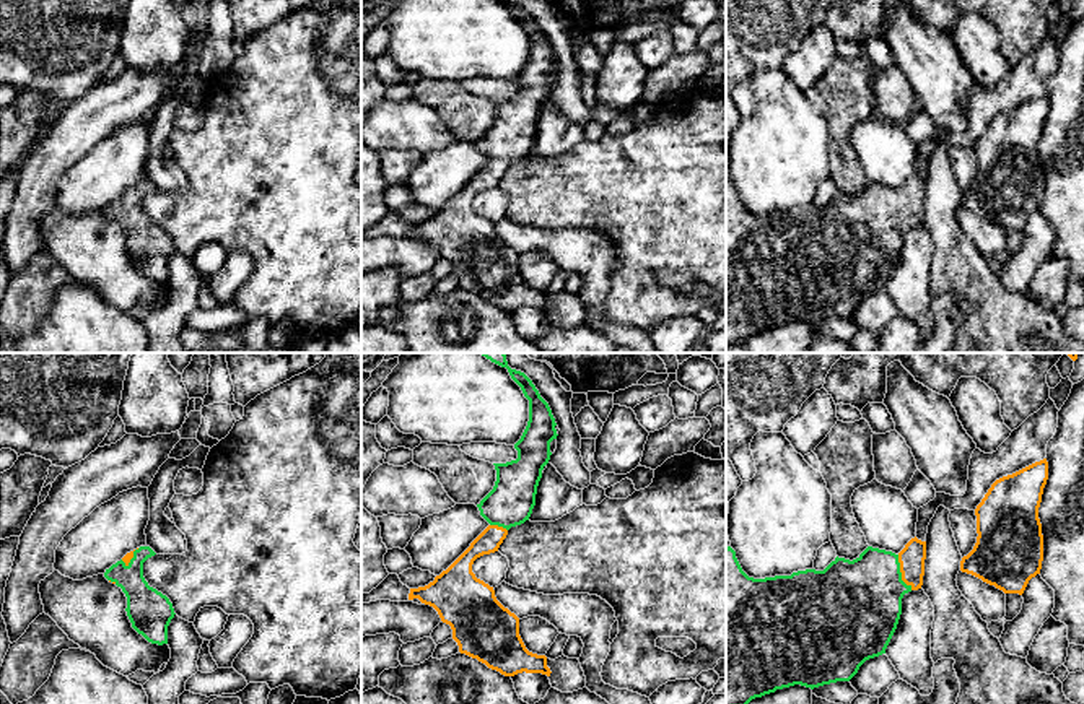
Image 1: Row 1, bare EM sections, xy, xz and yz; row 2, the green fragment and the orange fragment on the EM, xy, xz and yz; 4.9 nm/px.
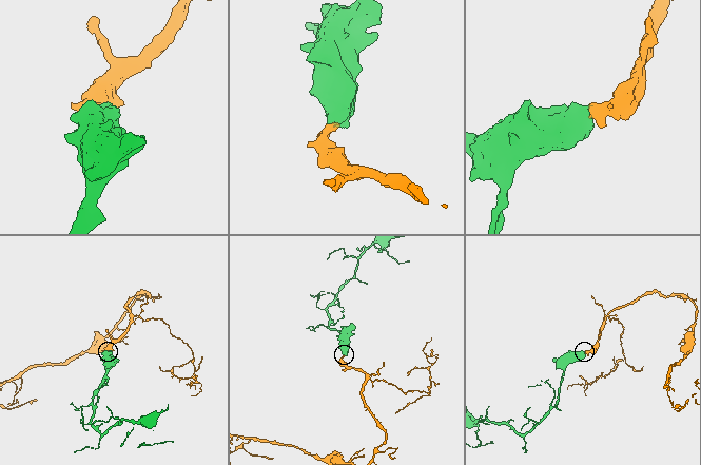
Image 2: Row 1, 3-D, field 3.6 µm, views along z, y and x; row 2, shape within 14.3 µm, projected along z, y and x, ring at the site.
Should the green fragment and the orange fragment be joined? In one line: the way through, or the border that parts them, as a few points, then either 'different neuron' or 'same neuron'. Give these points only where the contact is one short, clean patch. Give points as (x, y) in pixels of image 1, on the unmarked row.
way yz (860, 238), (884, 213), (900, 208), (912, 194); same neuron

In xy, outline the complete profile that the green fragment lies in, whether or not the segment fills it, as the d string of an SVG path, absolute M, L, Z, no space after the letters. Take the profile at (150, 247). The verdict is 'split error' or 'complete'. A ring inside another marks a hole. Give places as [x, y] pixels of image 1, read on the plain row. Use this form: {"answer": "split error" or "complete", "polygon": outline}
{"answer": "split error", "polygon": "M140 182L106 205L104 213L125 229L132 263L148 278L163 281L168 280L168 262L176 249L169 234L143 213L143 198L155 190L150 182Z"}

